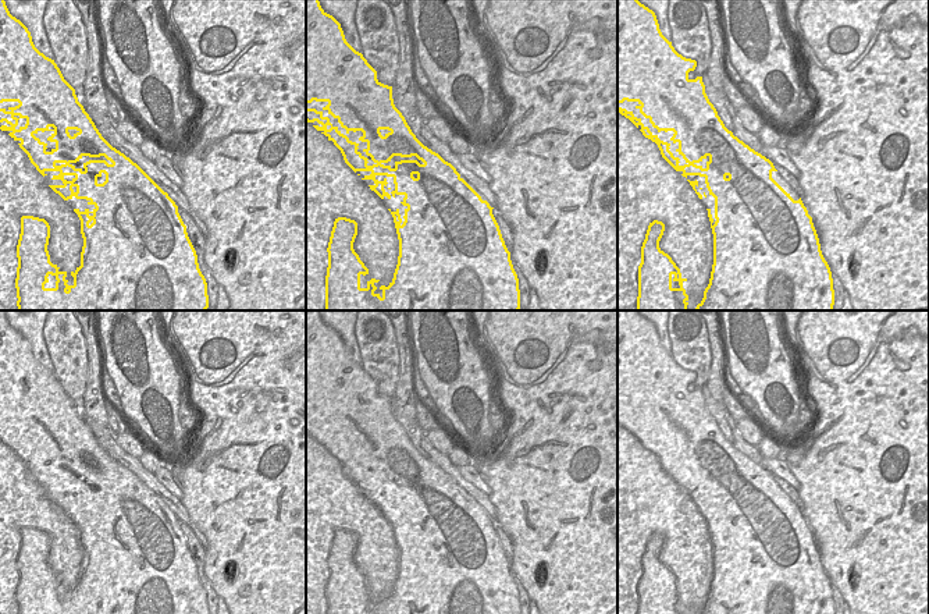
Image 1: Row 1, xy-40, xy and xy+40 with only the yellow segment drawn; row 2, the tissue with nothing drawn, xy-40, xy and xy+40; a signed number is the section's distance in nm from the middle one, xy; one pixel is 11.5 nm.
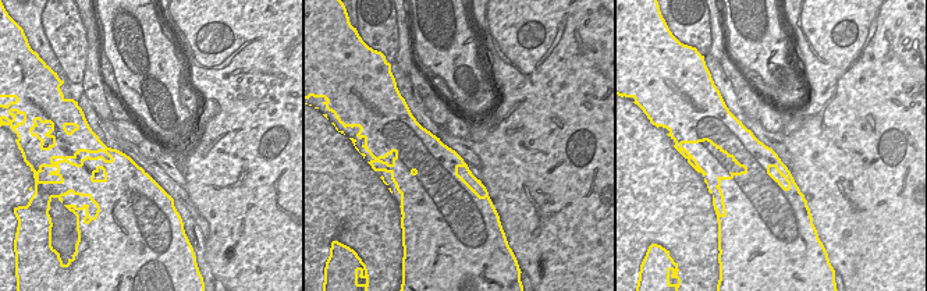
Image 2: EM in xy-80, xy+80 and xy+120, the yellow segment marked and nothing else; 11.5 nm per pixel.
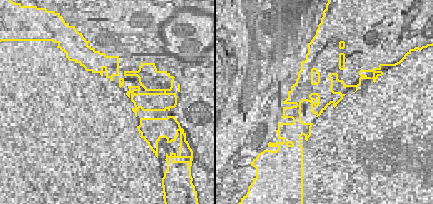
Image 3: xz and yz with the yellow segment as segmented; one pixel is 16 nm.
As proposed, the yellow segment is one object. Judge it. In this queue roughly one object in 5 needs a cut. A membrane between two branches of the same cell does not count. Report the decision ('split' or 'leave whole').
leave whole

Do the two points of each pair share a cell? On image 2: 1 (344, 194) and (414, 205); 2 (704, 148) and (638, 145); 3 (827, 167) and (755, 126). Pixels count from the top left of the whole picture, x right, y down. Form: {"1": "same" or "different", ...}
{"1": "same", "2": "different", "3": "different"}

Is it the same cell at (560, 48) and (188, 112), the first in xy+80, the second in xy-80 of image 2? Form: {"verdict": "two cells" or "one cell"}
{"verdict": "two cells"}

